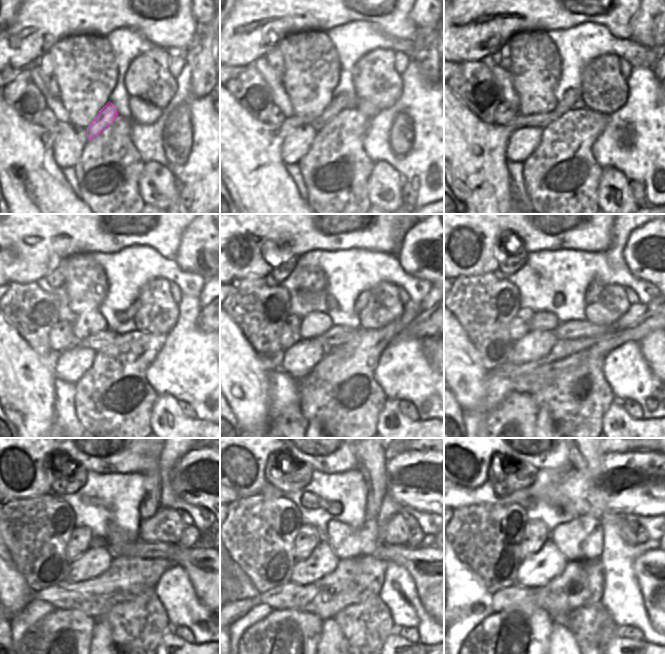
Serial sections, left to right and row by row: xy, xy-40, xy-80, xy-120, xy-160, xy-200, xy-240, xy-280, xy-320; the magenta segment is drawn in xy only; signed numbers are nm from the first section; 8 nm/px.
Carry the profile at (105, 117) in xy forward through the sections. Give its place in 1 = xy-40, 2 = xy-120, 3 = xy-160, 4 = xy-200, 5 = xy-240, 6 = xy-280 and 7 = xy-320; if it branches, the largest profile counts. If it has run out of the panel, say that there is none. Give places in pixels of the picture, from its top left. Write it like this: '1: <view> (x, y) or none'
1: xy-40 (338, 104)
2: xy-120 (130, 313)
3: xy-160 (362, 300)
4: xy-200 (594, 289)
5: xy-240 (152, 482)
6: xy-280 (371, 460)
7: xy-320 (584, 458)

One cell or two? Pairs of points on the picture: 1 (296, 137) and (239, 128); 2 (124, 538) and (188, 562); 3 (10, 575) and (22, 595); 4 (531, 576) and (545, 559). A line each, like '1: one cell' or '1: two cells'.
1: two cells
2: two cells
3: one cell
4: one cell

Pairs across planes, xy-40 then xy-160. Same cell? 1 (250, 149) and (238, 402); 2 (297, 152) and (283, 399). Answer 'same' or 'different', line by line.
1: same
2: different

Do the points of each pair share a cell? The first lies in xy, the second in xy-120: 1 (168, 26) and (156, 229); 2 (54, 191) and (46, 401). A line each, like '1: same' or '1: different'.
1: same
2: same

